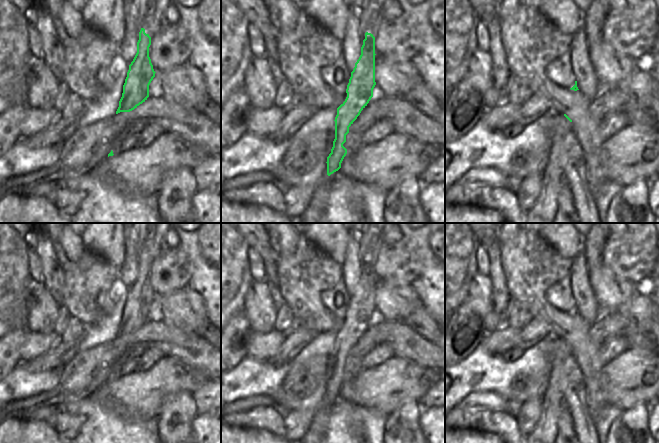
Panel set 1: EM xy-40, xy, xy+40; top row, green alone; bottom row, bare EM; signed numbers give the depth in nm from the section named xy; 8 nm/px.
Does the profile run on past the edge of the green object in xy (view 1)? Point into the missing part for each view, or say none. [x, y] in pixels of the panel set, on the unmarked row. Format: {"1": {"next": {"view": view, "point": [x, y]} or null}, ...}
{"1": {"next": {"view": "xy", "point": [371, 239]}}}

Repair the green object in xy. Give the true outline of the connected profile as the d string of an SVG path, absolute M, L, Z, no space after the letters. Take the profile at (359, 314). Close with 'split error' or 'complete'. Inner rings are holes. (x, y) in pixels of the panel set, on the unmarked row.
M371 223L361 239L359 257L363 269L361 279L351 296L347 309L347 321L337 332L335 341L335 363L331 377L325 387L320 412L334 404L340 397L341 387L347 378L345 372L349 351L373 321L375 306L375 260L372 258L381 243L383 229L387 223Z; split error

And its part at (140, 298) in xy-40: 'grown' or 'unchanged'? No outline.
grown

